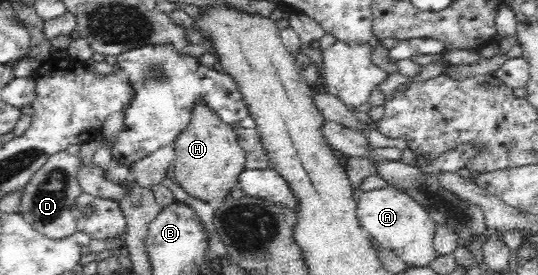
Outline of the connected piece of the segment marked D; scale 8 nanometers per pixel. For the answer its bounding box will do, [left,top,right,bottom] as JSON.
[18,151,82,241]

